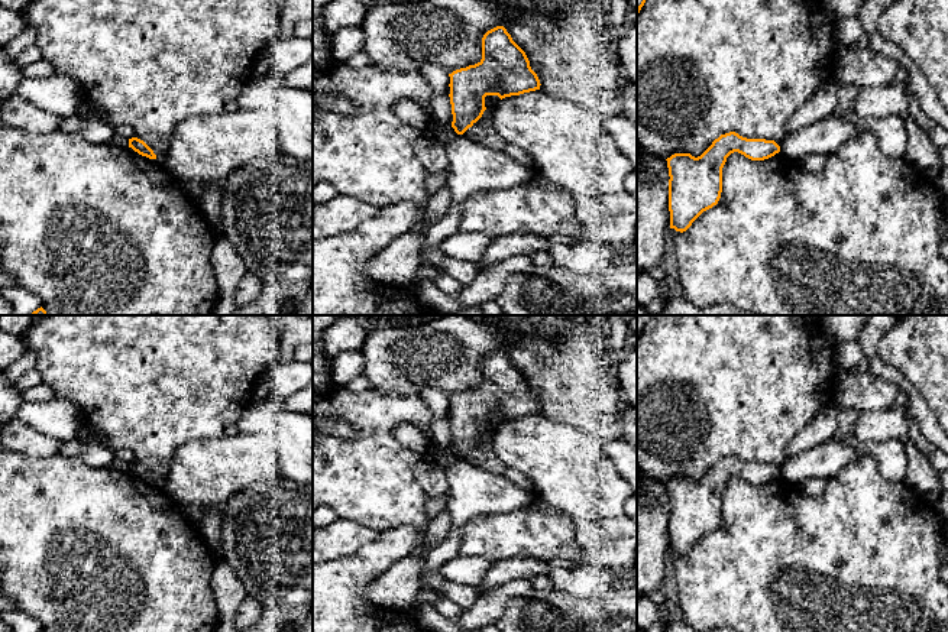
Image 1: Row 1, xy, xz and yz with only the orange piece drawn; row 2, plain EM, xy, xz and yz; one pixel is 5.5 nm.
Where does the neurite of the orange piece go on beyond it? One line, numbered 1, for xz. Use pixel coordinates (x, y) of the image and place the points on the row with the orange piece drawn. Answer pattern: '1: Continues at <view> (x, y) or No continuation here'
1: No continuation here

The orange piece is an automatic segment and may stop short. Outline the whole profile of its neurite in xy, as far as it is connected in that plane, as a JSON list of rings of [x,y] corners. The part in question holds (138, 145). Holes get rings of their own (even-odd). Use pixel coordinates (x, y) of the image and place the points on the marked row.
[[[137,137],[129,139],[129,148],[132,148],[135,152],[137,152],[142,156],[146,156],[149,159],[156,159],[153,150],[143,140]]]

